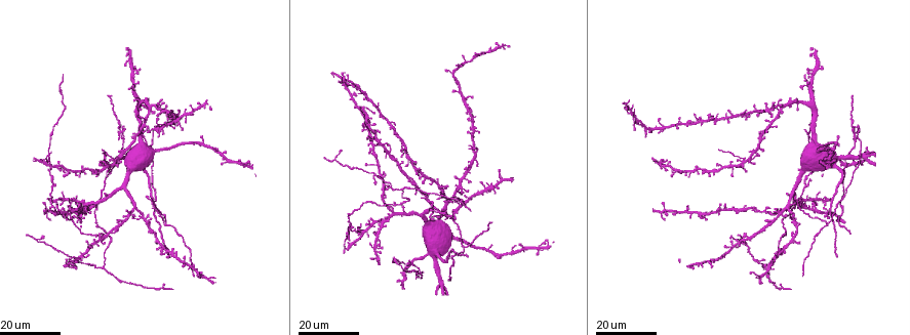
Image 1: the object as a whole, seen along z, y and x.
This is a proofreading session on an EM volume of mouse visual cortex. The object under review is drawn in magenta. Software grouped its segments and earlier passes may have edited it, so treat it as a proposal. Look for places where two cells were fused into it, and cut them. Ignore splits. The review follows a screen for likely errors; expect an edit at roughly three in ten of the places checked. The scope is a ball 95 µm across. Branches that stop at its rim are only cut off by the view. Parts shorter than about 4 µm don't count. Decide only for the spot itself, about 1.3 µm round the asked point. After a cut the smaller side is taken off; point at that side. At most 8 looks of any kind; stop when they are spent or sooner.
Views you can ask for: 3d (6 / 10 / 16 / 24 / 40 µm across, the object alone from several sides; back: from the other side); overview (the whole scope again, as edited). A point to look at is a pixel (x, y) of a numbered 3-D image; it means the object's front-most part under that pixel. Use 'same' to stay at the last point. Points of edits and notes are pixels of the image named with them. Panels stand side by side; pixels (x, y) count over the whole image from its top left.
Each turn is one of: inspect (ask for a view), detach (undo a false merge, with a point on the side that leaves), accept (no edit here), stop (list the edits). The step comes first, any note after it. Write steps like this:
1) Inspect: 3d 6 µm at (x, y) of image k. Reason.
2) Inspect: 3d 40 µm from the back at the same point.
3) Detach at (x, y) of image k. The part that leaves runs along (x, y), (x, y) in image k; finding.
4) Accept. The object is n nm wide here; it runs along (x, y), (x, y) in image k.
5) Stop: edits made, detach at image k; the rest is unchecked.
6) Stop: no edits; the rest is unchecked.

Inspect: 3d 24 µm at (462, 247) of image 1.

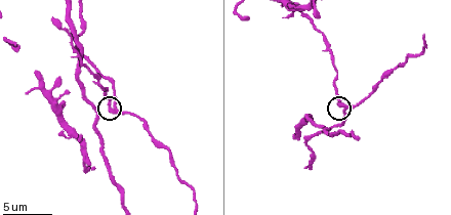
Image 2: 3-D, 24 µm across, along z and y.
Inspect: 3d 10 µm at (339, 104) of image 2.

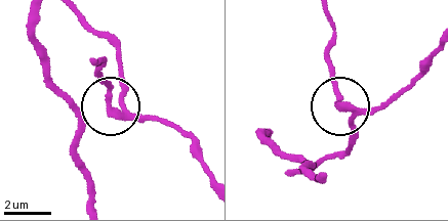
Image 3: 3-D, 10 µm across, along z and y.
Detach at (108, 87) of image 3. The object is 210 nm wide here; two cells meet here.

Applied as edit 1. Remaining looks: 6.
Inspect: 3d 16 µm at (395, 206) of image 1. Three arms meet.

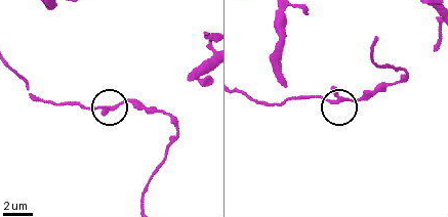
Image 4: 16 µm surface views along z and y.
Inspect: 3d 6 µm at (333, 103) of image 4. Closer look.

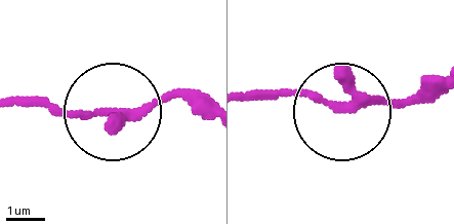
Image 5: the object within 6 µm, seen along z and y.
Accept. 3 arms meet here; it runs along (249, 95), (307, 95), (346, 114), (431, 105) in image 5; continuous, no second cell.

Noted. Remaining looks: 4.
Inspect: 3d 24 µm at (105, 269) of image 1. Three arms meet.

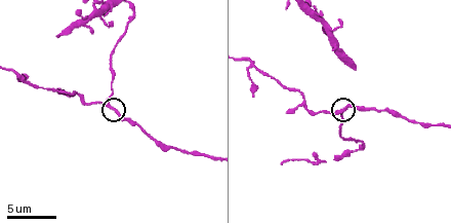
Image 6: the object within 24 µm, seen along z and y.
Inspect: 3d 6 µm at (339, 111) of image 6.

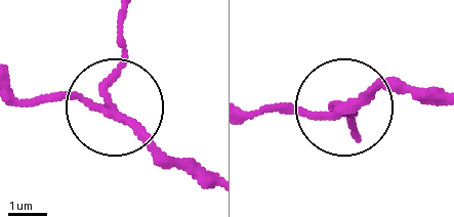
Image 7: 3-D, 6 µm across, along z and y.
Accept. The side arm is 29 µm long; it runs along (120, 14), (117, 102), (182, 167) in image 7; all the same cell.

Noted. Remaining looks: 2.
Inspect: 3d 16 µm at (353, 149) of image 6. Narrows sharply.

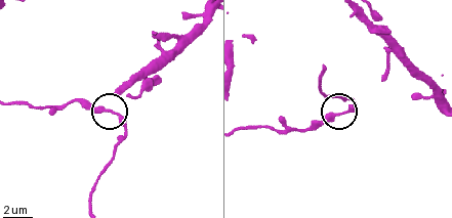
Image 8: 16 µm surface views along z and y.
Inspect: 3d 6 µm at (111, 113) of image 8.

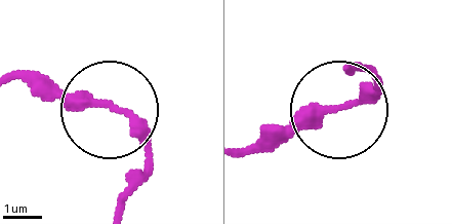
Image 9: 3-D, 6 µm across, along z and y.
Accept. It runs along (15, 78), (45, 78), (114, 108), (136, 138), (142, 183) in image 9; all the same cell.

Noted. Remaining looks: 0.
Stop: edits made, detach at image 3; the rest is unchecked.

